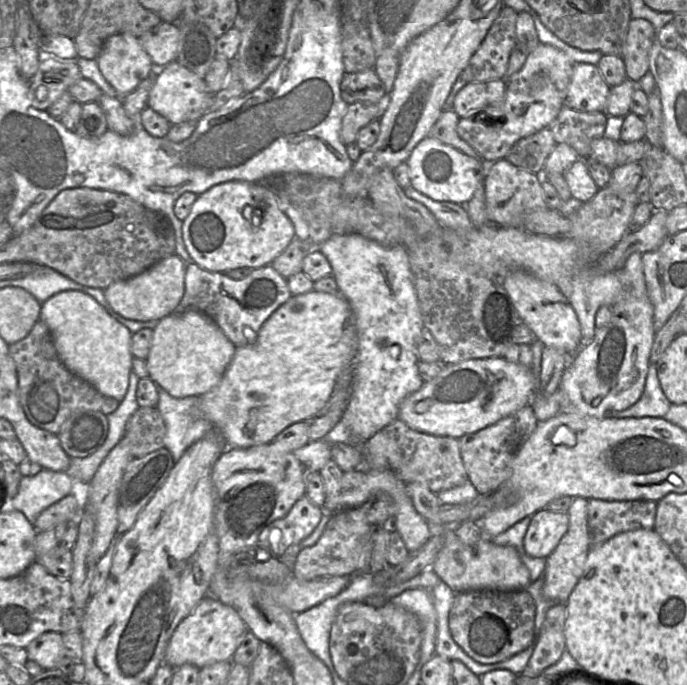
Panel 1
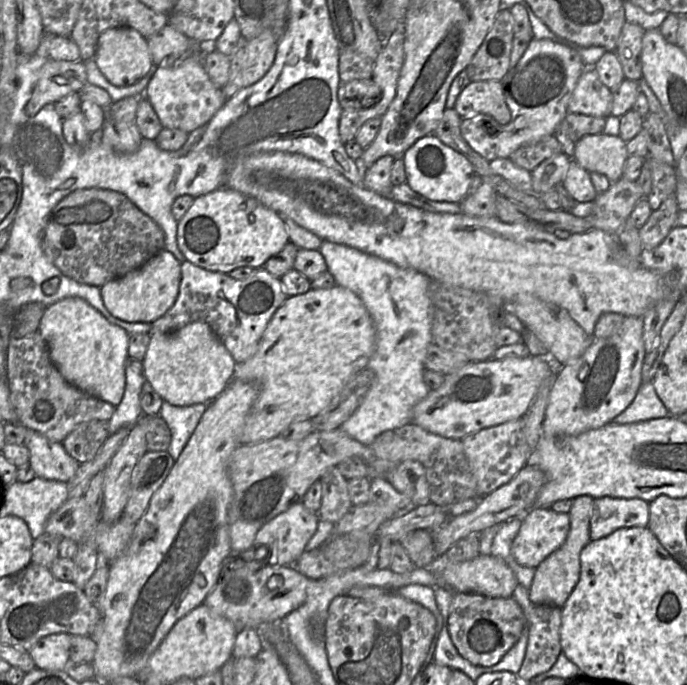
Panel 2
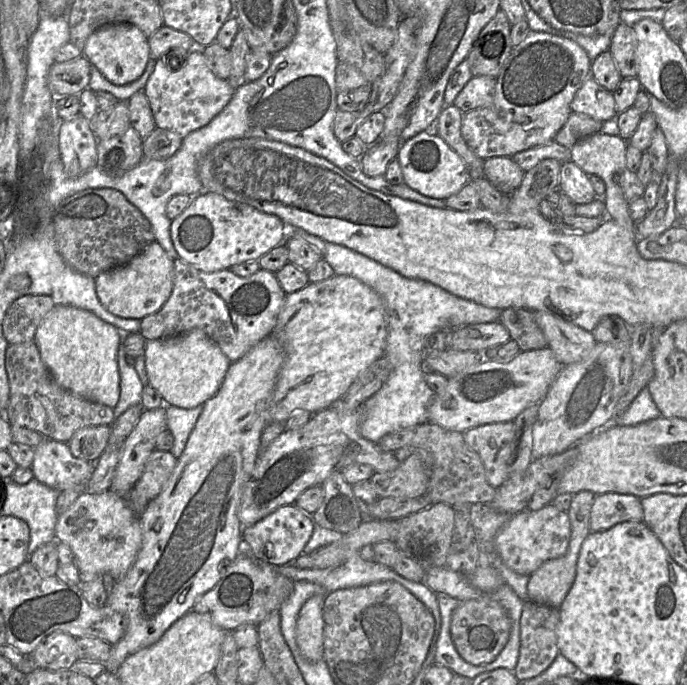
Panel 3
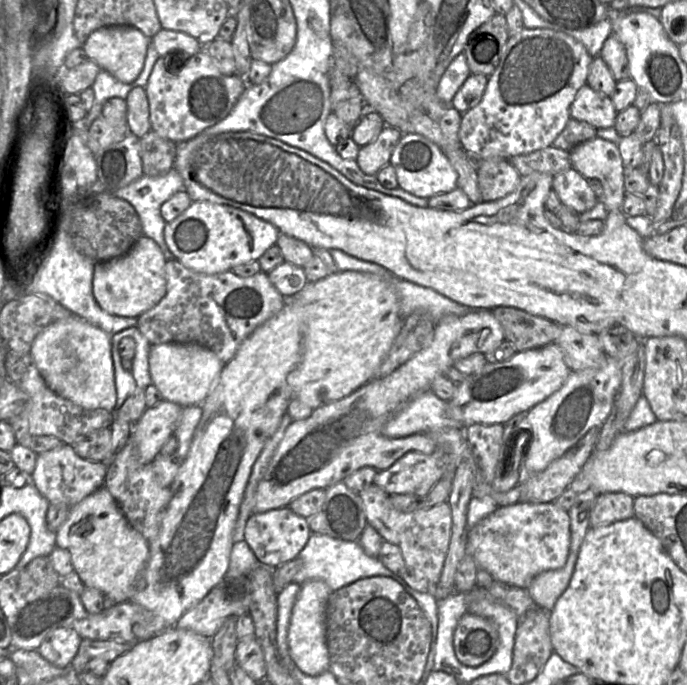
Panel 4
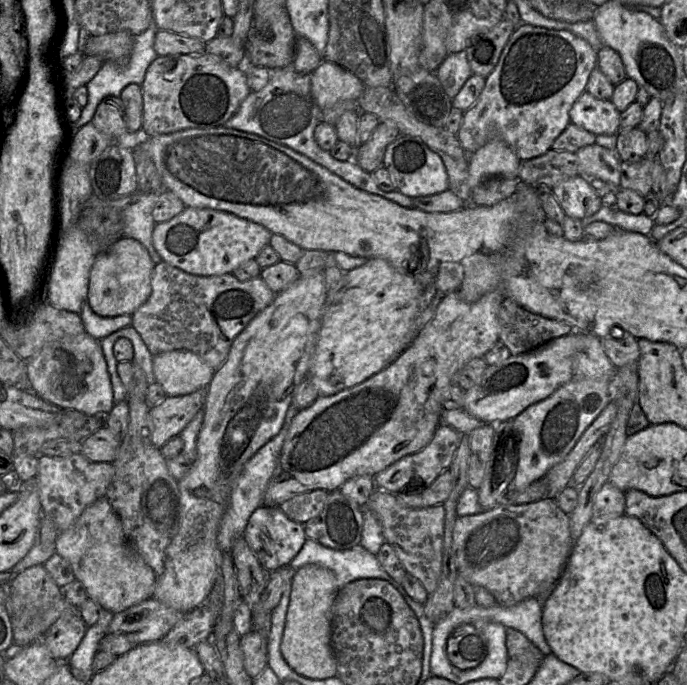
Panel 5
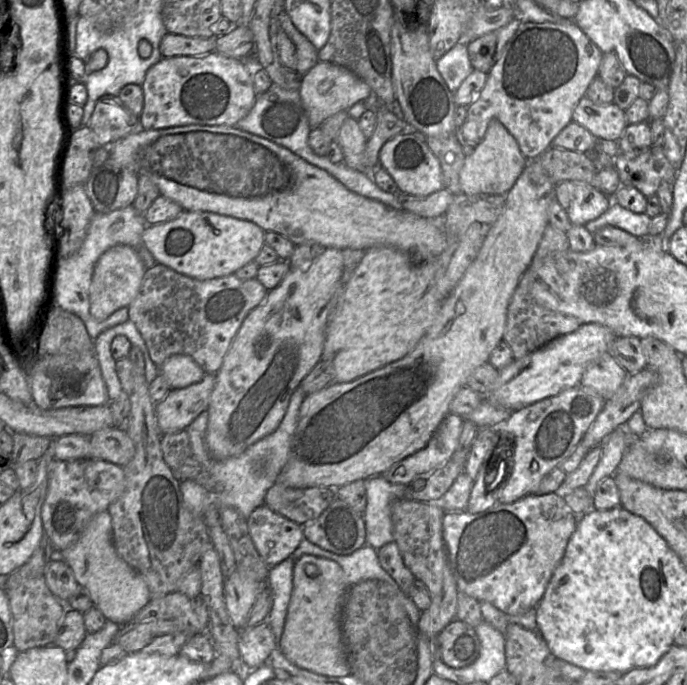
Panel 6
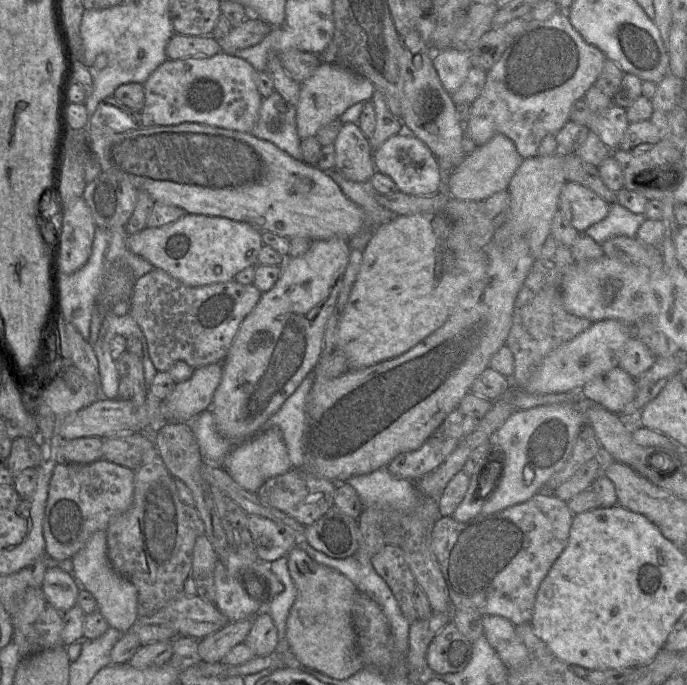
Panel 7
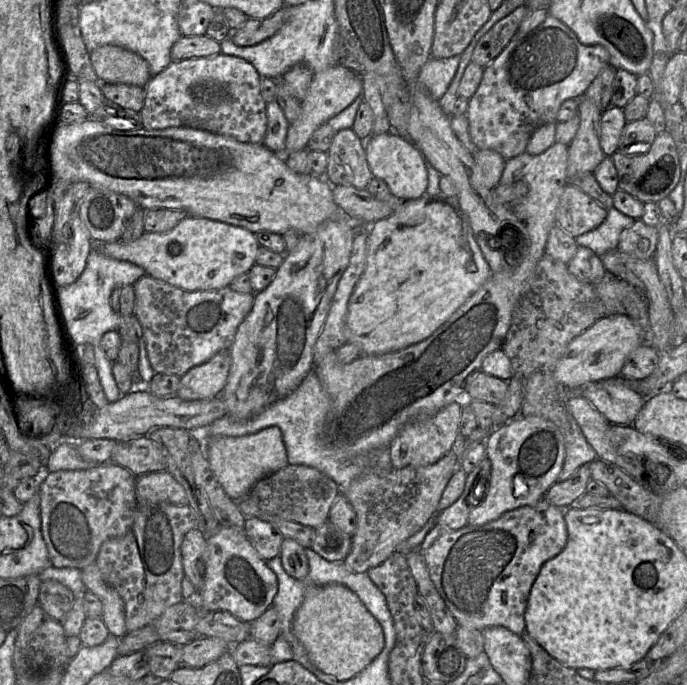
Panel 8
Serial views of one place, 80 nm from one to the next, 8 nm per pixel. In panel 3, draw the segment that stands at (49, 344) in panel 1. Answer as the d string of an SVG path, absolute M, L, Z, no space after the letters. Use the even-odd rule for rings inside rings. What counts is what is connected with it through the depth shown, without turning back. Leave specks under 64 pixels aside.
M34 341L9 344L6 350L5 366L10 386L10 398L5 417L11 426L20 426L42 434L46 439L67 443L73 434L84 427L108 425L115 421L113 408L89 401L60 387L50 375L41 360L39 349Z

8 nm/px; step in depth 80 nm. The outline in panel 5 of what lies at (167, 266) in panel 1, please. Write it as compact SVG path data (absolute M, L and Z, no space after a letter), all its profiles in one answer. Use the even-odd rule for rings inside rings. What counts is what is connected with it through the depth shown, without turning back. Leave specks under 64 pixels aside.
M120 238L98 253L89 276L88 301L91 309L101 317L131 316L151 295L155 265L147 249L133 238Z

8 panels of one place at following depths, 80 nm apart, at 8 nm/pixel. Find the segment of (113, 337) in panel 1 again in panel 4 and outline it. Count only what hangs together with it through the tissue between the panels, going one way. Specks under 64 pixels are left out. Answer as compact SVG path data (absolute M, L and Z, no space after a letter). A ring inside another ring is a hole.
M72 315L40 331L29 354L46 385L57 395L85 409L111 412L117 400L111 337L99 327Z

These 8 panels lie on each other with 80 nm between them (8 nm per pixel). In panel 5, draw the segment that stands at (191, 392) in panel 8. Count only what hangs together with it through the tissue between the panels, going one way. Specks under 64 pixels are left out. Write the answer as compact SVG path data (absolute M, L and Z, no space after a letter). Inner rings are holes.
M200 389L183 396L167 396L150 408L151 440L156 447L161 448L169 439L178 436L198 411L203 410L207 392L207 389Z

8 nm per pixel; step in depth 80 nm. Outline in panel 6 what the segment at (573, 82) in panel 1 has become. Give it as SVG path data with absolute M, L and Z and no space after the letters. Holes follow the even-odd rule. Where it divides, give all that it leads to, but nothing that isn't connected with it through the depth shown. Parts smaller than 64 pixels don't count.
M586 96L575 106L572 121L588 129L598 140L617 142L628 125L625 111L616 104L598 105Z

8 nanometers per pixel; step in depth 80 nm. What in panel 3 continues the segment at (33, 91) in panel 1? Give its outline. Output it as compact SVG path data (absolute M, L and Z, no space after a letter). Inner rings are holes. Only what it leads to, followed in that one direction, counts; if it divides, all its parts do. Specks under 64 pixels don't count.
M81 56L67 62L55 62L49 71L48 88L54 97L79 95L88 89L92 64Z

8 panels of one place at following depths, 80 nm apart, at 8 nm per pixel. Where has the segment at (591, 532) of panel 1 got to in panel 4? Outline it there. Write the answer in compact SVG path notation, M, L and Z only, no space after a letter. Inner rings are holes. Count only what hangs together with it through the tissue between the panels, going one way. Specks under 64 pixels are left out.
M602 493L596 497L590 512L589 526L607 526L634 517L634 498L625 493Z

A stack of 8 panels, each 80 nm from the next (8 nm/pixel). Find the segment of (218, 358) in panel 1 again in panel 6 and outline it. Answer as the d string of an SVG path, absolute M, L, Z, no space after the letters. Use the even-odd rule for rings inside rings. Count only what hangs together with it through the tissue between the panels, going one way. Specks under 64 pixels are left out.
M187 355L170 356L159 368L171 389L182 389L202 381L206 372Z

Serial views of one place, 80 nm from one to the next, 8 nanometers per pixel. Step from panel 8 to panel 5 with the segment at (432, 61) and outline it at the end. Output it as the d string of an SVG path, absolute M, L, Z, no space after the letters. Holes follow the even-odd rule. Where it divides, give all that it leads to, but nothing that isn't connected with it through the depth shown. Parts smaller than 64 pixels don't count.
M465 50L449 54L435 72L445 93L453 99L473 75Z

